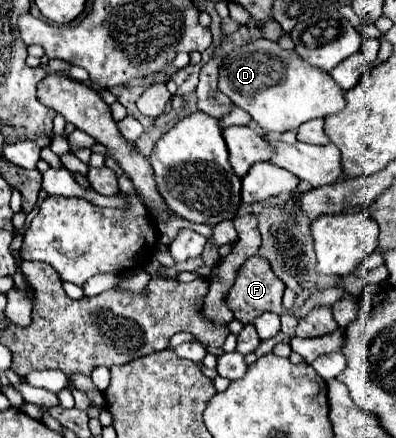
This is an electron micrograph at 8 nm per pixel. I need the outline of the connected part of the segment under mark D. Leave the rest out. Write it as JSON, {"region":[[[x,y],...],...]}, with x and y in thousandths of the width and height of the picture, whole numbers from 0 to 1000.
{"region":[[[646,89],[596,107],[571,126],[551,153],[551,203],[586,226],[586,235],[646,276],[667,304],[747,299],[763,281],[854,258],[869,240],[869,208],[813,158],[773,144],[747,116],[722,116],[677,89]]]}

